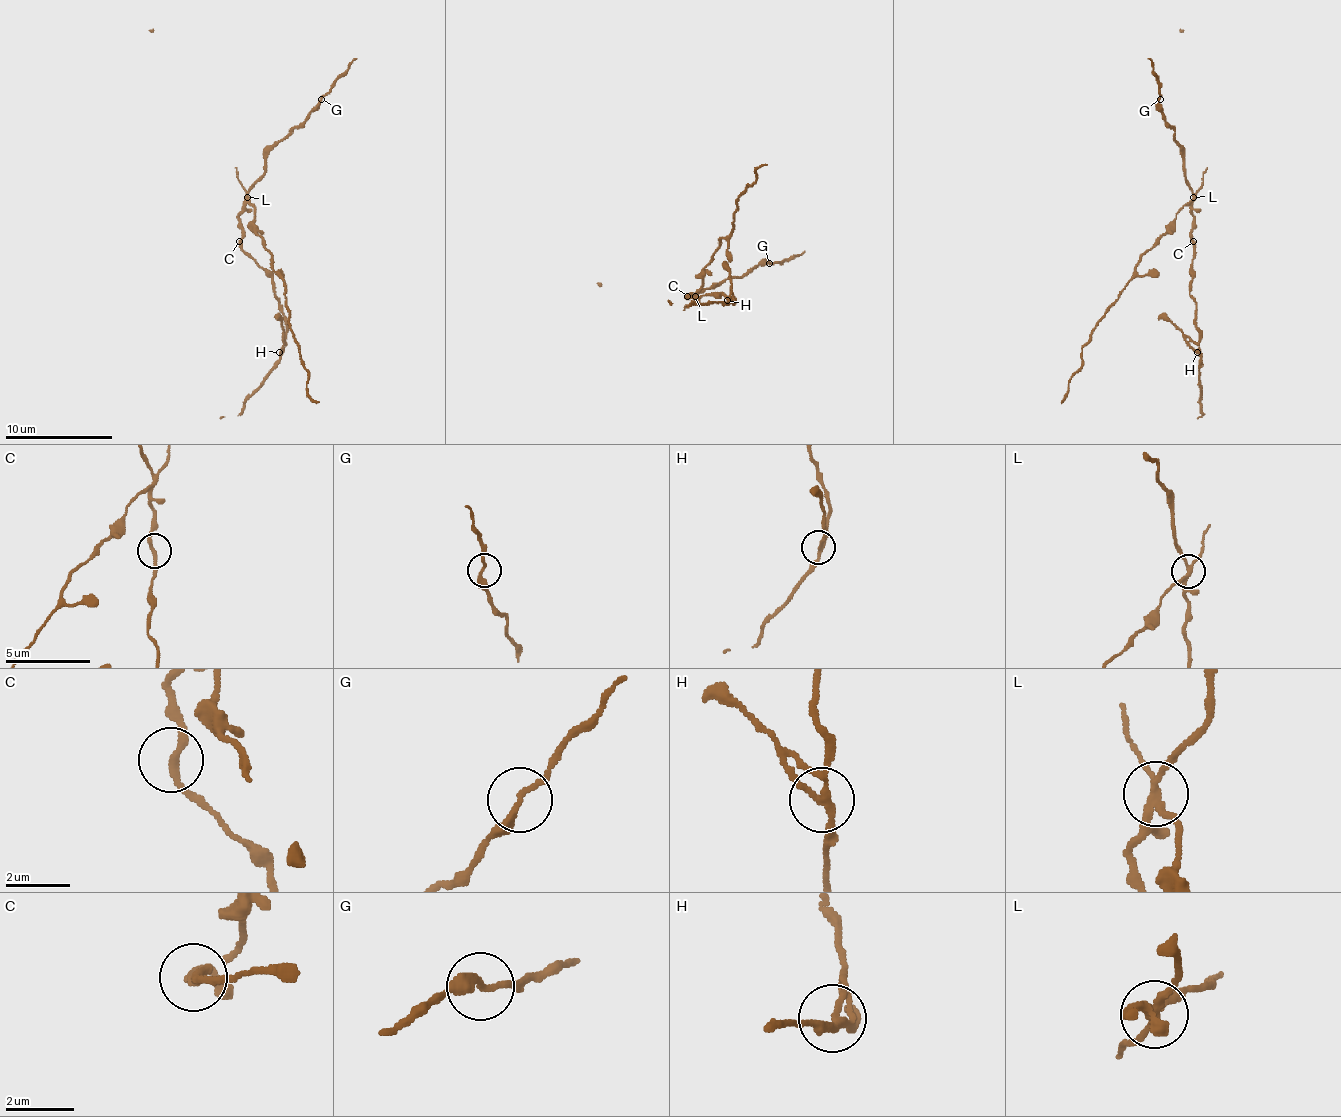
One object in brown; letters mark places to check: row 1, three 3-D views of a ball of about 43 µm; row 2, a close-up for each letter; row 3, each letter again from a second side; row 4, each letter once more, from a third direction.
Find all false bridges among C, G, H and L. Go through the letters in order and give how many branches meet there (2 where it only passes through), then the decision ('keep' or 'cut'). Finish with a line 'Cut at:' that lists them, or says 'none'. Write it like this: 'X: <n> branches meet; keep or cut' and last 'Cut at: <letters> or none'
C: 2 branches meet; keep
G: 2 branches meet; keep
H: 3 branches meet; cut
L: 4 branches meet; cut
Cut at: H, L

